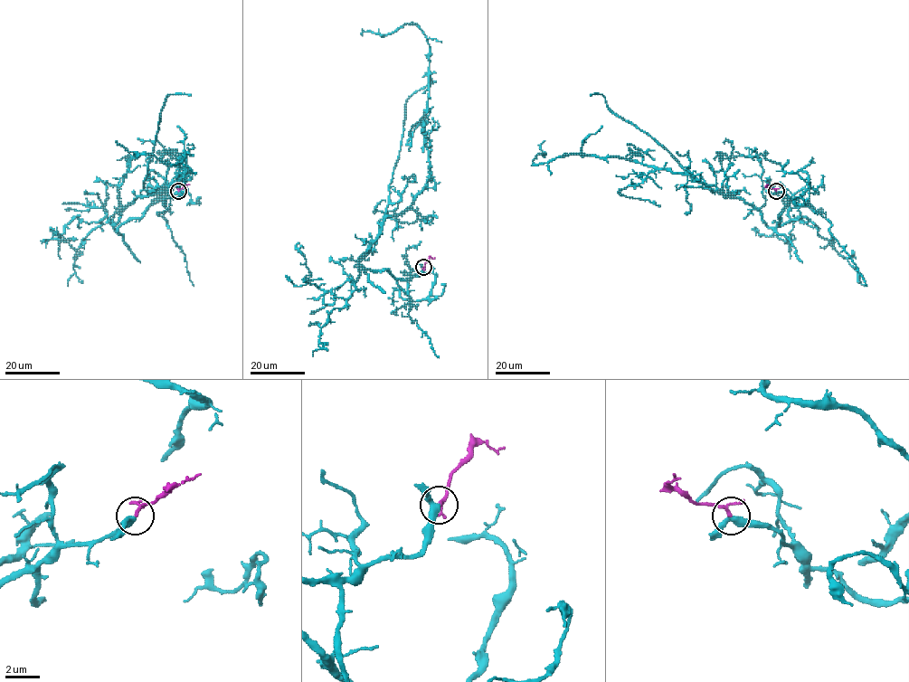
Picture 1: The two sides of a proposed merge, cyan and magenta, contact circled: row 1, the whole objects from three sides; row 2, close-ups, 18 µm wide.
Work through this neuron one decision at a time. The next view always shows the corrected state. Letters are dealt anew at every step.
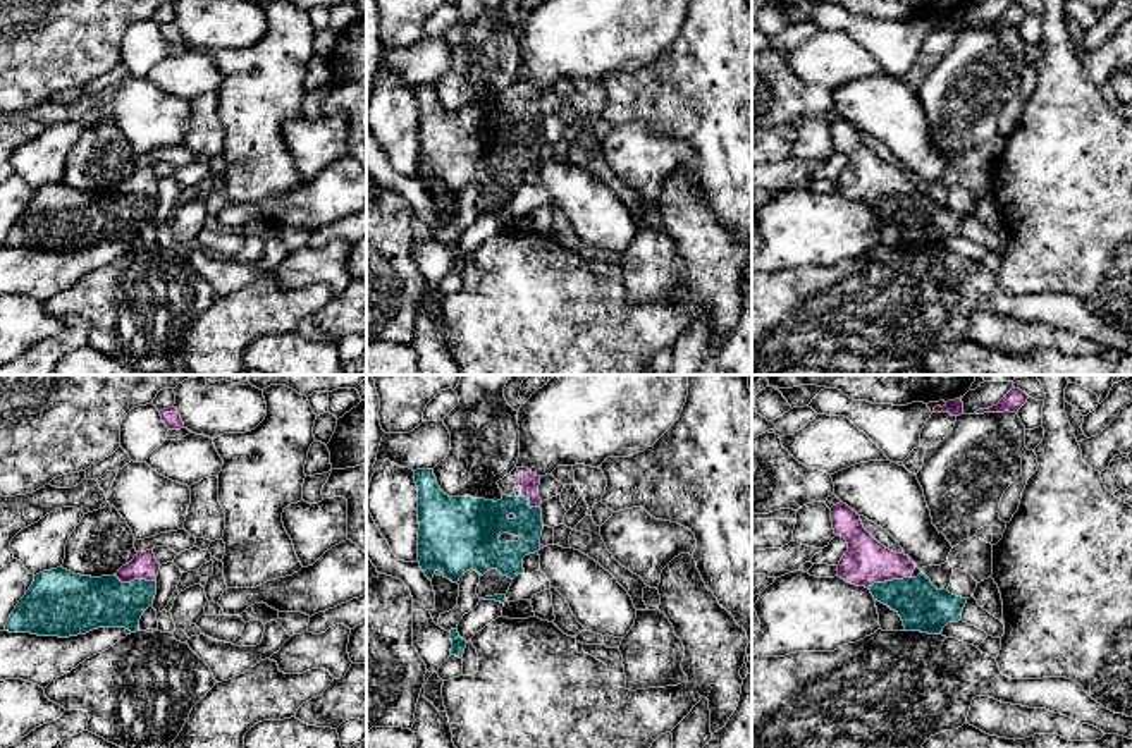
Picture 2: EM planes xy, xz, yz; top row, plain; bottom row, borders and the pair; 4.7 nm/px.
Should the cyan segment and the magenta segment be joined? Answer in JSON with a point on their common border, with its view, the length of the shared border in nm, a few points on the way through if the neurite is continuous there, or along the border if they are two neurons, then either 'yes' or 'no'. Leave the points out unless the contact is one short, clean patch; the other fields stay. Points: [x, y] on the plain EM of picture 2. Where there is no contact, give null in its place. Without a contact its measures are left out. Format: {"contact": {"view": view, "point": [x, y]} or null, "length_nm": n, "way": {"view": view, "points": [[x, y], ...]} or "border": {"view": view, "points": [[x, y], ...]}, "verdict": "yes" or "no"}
{"contact": {"view": "yz", "point": [888, 196]}, "length_nm": 220, "way": {"view": "yz", "points": [[922, 222], [888, 196], [866, 176]]}, "verdict": "yes"}

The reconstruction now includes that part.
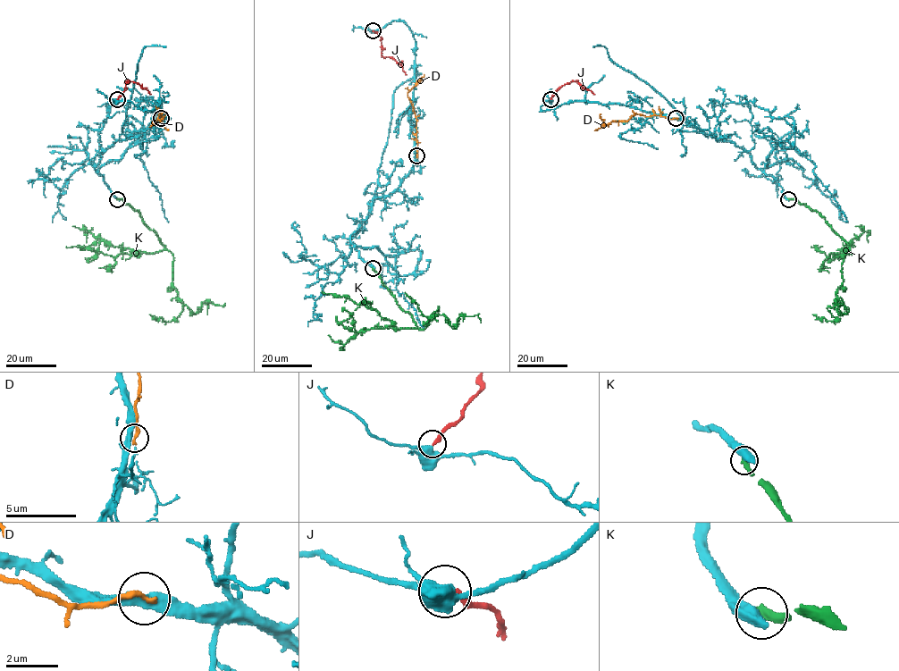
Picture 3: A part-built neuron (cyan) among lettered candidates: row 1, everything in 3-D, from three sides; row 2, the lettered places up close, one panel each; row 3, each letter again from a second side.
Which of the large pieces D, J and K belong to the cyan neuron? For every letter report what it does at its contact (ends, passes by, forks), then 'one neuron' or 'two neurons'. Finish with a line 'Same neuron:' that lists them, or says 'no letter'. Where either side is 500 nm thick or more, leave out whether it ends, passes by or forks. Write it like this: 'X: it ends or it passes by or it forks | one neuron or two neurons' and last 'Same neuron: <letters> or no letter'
D: it ends | two neurons
J: it ends | two neurons
K: two neurons
Same neuron: no letter

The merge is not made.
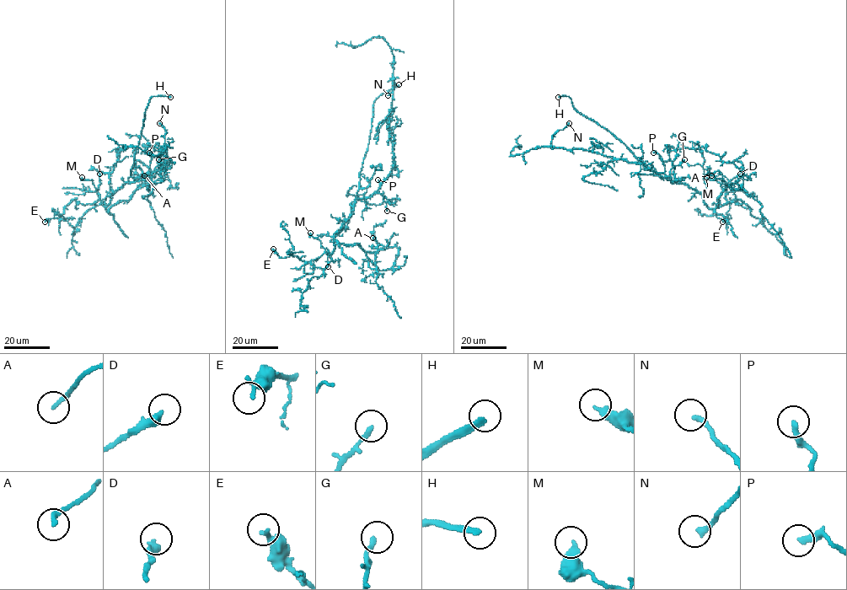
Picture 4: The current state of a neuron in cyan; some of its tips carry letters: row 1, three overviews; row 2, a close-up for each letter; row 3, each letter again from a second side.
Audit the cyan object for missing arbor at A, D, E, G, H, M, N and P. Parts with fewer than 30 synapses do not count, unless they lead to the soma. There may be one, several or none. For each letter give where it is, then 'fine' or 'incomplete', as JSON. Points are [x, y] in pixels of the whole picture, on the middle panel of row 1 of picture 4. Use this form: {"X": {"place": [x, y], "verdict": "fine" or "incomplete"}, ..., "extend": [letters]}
{"A": {"place": [372, 238], "verdict": "fine"}, "D": {"place": [328, 266], "verdict": "incomplete"}, "E": {"place": [273, 249], "verdict": "fine"}, "G": {"place": [387, 211], "verdict": "fine"}, "H": {"place": [399, 84], "verdict": "incomplete"}, "M": {"place": [310, 233], "verdict": "fine"}, "N": {"place": [388, 95], "verdict": "fine"}, "P": {"place": [377, 179], "verdict": "fine"}, "extend": ["D", "H"]}

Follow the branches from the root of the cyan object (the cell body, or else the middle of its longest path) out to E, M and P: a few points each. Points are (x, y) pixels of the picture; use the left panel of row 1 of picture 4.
E: (142, 180), (126, 182), (112, 195), (105, 209), (100, 200), (84, 205), (72, 200), (62, 214), (45, 222)
M: (142, 180), (126, 182), (112, 195), (105, 209), (93, 180), (82, 177)
P: (142, 180), (147, 174), (151, 159), (149, 152)

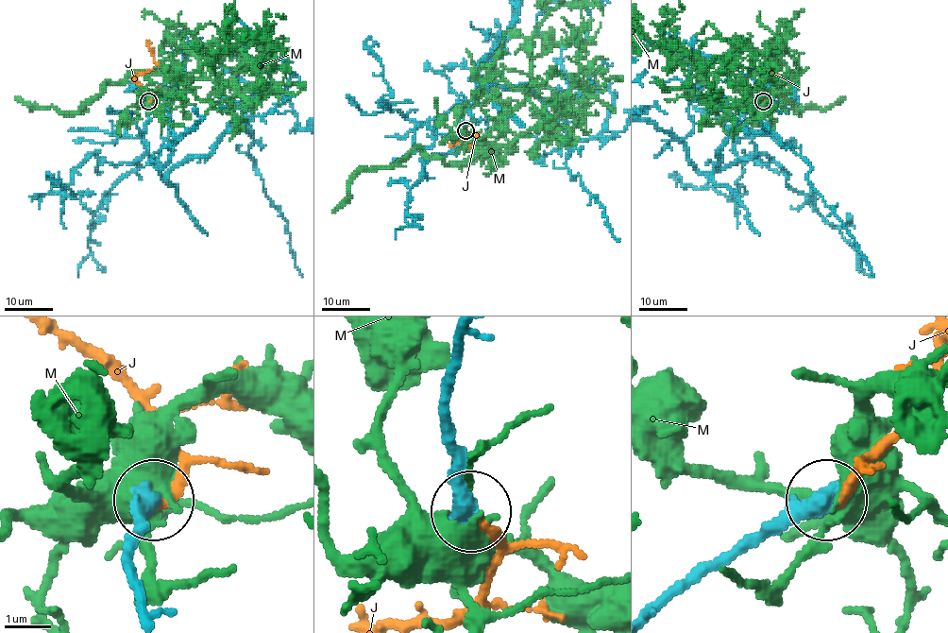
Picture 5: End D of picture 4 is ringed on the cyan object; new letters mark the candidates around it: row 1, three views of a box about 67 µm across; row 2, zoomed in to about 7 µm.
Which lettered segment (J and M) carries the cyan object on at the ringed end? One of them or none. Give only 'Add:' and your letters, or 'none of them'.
Add: J

